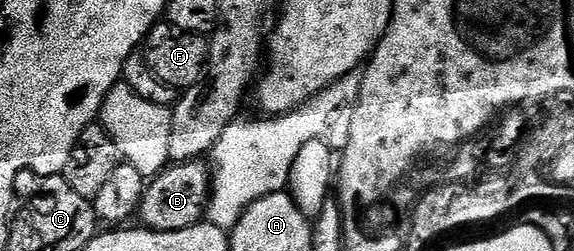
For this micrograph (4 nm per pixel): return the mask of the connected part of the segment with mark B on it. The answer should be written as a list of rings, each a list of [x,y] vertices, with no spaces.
[[[192,159],[189,163],[172,163],[145,186],[138,219],[150,231],[181,231],[193,227],[205,218],[211,186],[212,177],[207,162]]]

